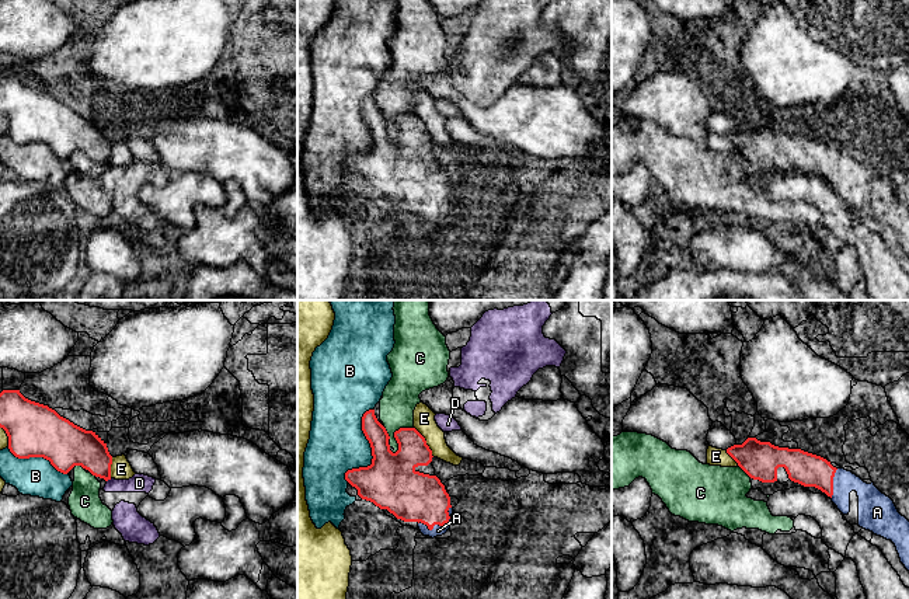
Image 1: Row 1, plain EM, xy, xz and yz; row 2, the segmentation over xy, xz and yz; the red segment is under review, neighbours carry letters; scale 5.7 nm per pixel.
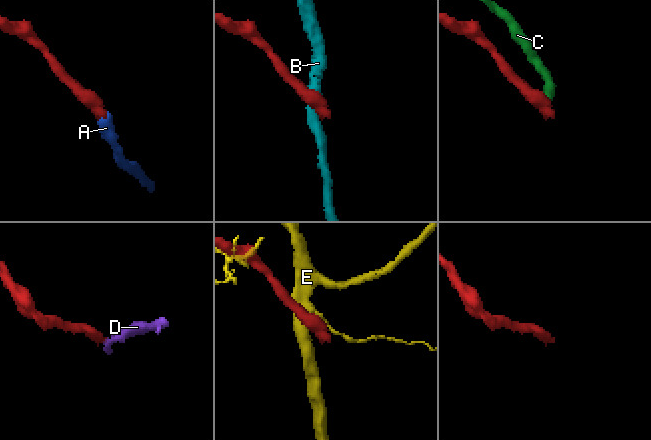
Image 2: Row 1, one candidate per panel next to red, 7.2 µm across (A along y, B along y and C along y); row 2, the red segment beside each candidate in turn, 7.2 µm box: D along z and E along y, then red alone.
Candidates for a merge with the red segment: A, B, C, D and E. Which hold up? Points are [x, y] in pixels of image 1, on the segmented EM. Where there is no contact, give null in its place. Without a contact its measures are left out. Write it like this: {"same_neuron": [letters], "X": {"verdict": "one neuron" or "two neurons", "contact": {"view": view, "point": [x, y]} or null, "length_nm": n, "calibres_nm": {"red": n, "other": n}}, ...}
{"same_neuron": ["A"], "A": {"verdict": "one neuron", "contact": {"view": "xz", "point": [439, 525]}, "length_nm": 220, "calibres_nm": {"red": 300, "other": 60}}, "B": {"verdict": "two neurons", "contact": {"view": "xz", "point": [372, 452]}, "length_nm": 440, "calibres_nm": {"red": 300, "other": 320}}, "C": {"verdict": "two neurons", "contact": {"view": "xz", "point": [394, 434]}, "length_nm": 200, "calibres_nm": {"red": 280, "other": 200}}, "D": {"verdict": "two neurons", "contact": {"view": "xy", "point": [108, 479]}, "length_nm": 40, "calibres_nm": {"red": 220, "other": 110}}, "E": {"verdict": "two neurons", "contact": {"view": "xz", "point": [425, 442]}, "length_nm": 200, "calibres_nm": {"red": 240, "other": 130}}}

